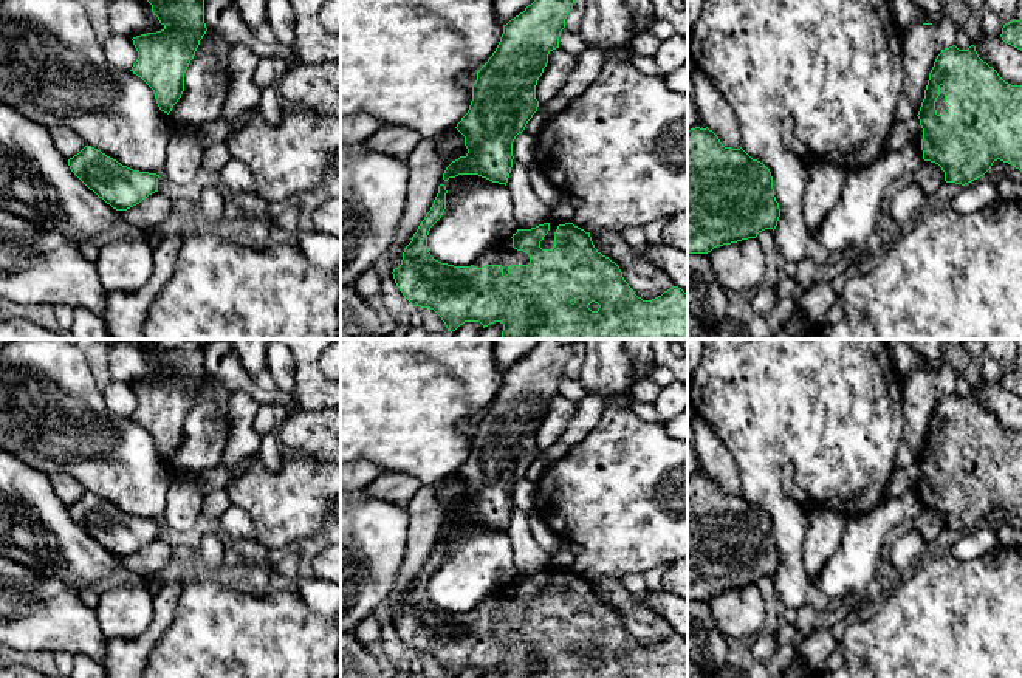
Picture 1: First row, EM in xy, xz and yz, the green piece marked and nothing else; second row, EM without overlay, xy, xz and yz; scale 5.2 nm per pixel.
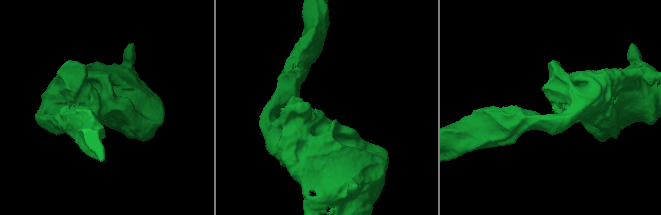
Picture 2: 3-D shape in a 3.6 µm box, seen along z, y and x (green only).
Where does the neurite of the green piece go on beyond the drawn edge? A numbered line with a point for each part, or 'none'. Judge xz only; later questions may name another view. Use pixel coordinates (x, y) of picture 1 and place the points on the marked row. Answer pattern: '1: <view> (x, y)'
1: xz (505, 256)

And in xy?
none

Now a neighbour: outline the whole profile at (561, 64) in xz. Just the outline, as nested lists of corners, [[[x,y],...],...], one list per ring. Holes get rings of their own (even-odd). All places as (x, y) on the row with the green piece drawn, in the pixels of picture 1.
[[[561,48],[550,51],[548,63],[536,85],[536,99],[539,102],[548,102],[557,98],[561,88],[567,84],[576,65],[578,56]]]

